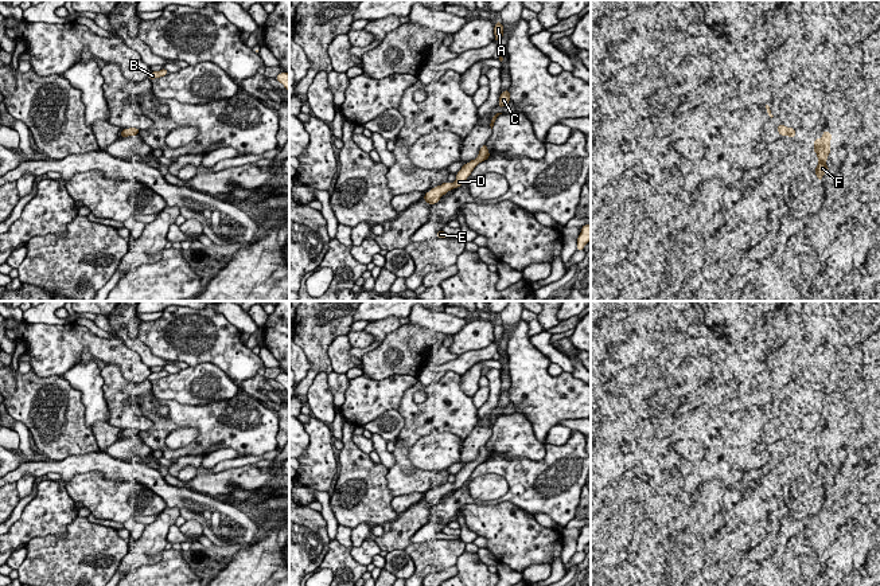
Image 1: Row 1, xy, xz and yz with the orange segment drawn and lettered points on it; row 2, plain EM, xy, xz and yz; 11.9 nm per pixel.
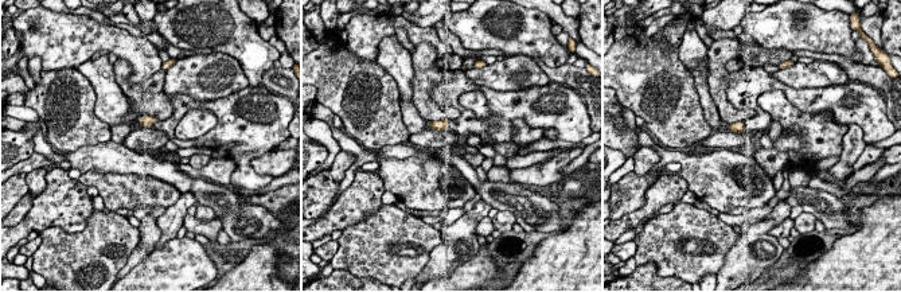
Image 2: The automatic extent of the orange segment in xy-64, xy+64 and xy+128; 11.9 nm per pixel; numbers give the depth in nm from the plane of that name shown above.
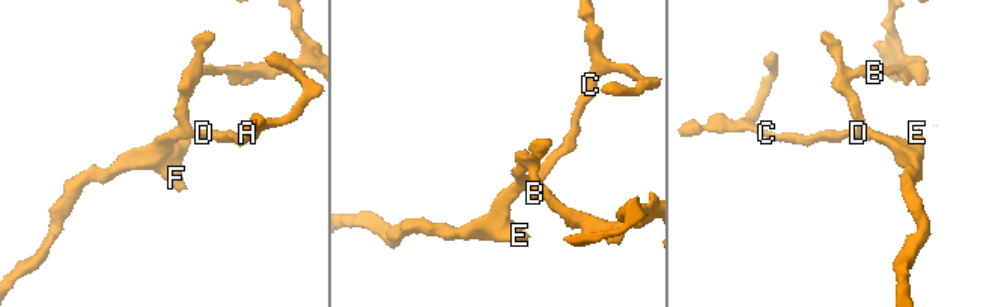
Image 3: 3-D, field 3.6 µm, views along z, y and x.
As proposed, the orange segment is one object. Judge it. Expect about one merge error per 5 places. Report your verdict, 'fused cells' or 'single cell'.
single cell

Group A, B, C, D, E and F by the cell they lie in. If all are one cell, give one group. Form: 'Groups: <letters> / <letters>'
Groups: A B C D E F

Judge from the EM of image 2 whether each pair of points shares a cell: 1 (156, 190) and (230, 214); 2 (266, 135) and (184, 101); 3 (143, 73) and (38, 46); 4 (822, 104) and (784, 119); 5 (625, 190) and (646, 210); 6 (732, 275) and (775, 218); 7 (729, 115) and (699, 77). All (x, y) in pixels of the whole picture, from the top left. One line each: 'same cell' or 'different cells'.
1: different cells
2: same cell
3: same cell
4: different cells
5: different cells
6: same cell
7: different cells

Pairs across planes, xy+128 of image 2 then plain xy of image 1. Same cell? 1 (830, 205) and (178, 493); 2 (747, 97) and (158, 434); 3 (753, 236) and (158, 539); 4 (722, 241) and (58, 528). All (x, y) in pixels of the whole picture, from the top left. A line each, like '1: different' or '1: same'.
1: same
2: same
3: same
4: different

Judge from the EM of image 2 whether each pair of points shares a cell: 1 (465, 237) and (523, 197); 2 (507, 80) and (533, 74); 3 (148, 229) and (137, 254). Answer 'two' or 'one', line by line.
1: two
2: one
3: one

